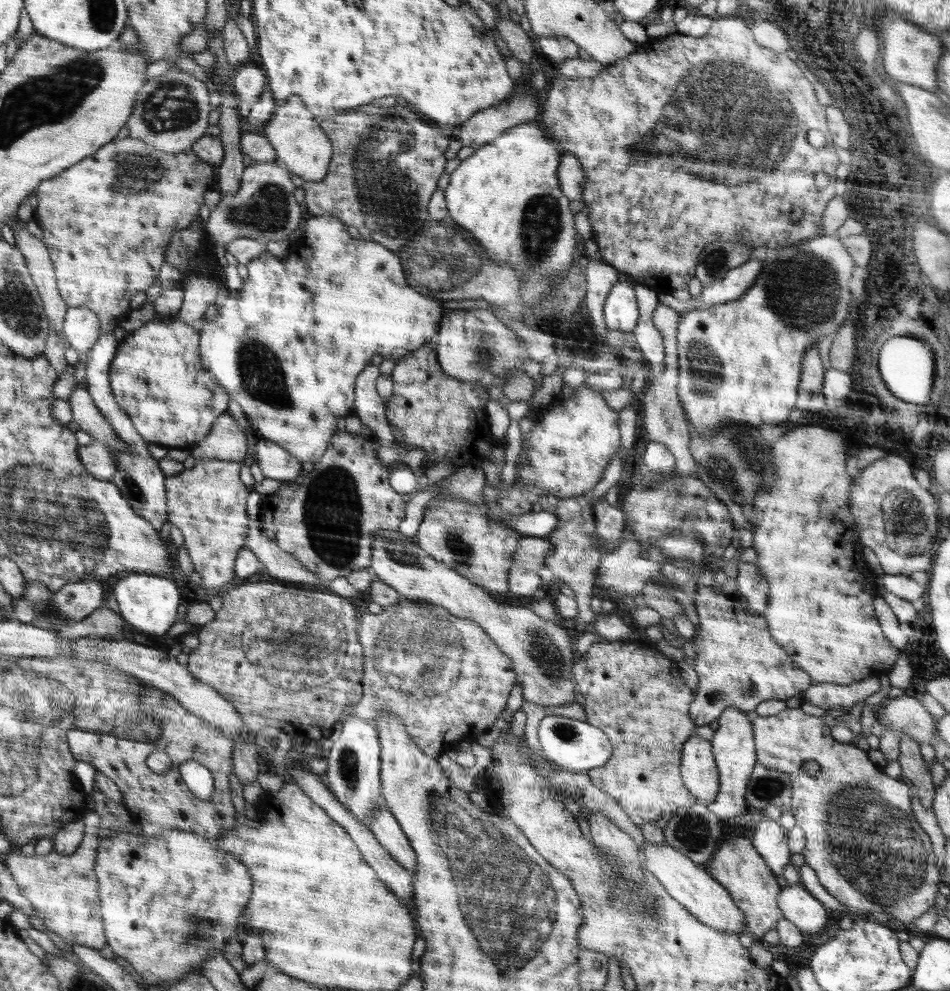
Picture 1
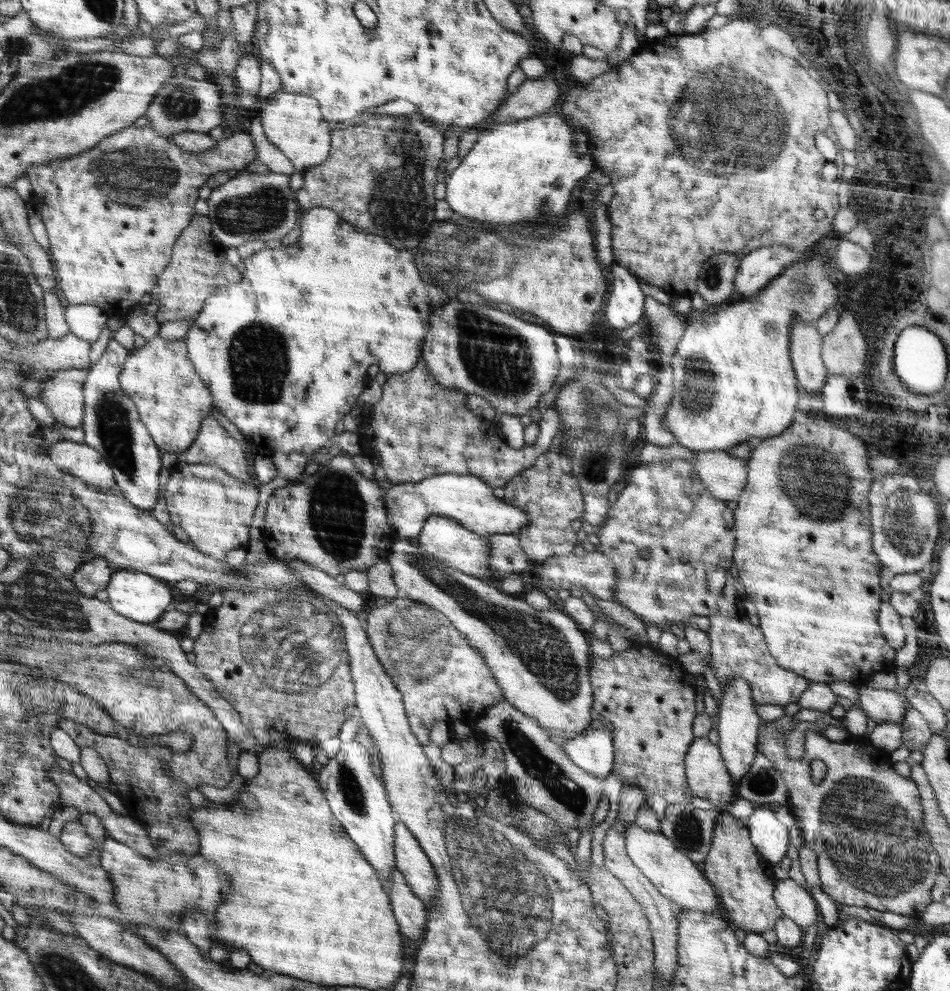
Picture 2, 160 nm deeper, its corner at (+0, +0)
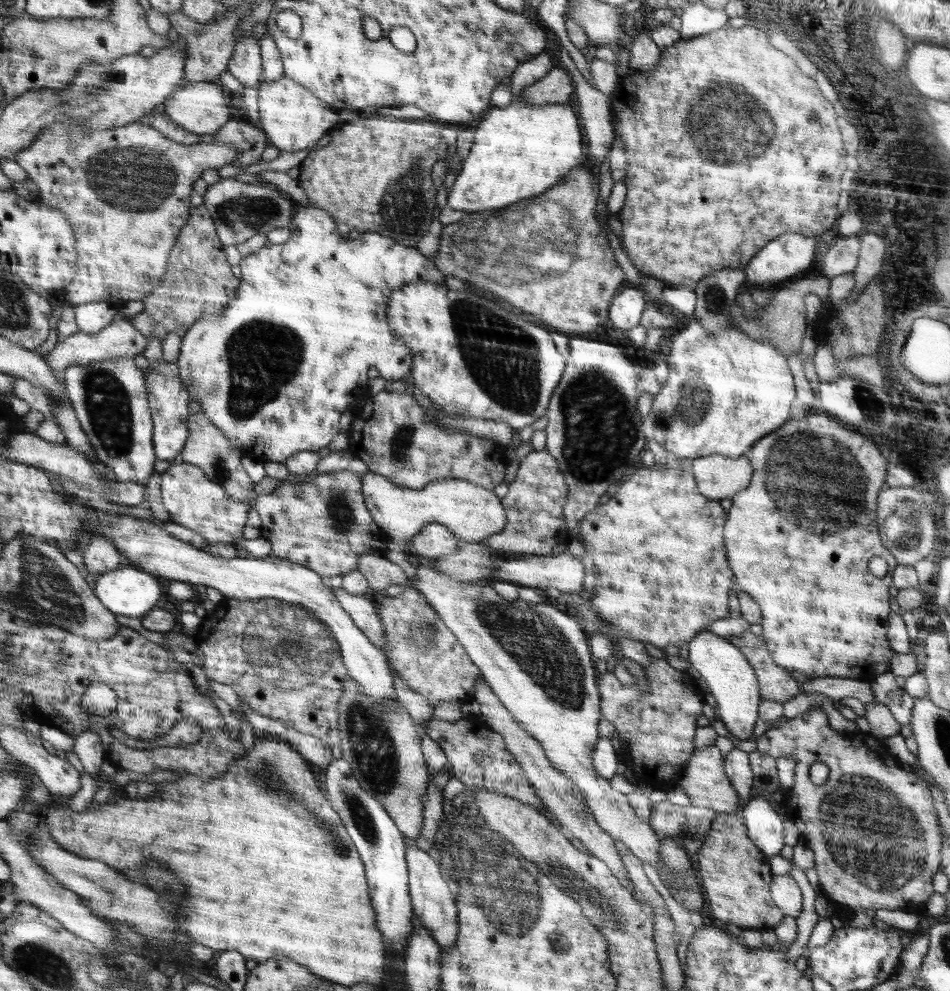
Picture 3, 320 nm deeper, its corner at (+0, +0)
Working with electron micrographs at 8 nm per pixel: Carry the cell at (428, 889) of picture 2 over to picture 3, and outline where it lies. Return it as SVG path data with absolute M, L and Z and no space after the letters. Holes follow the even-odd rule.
M405 837L405 859L408 872L408 894L410 895L413 915L416 916L422 926L430 931L432 939L444 949L452 949L458 937L459 924L457 918L457 906L455 893L450 882L442 875L438 859L433 852L415 847L413 840Z

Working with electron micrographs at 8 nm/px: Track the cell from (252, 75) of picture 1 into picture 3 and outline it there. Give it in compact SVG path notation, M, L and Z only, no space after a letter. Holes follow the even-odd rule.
M258 33L248 34L235 45L232 58L228 62L228 72L235 76L242 85L257 88L264 79L261 43Z

